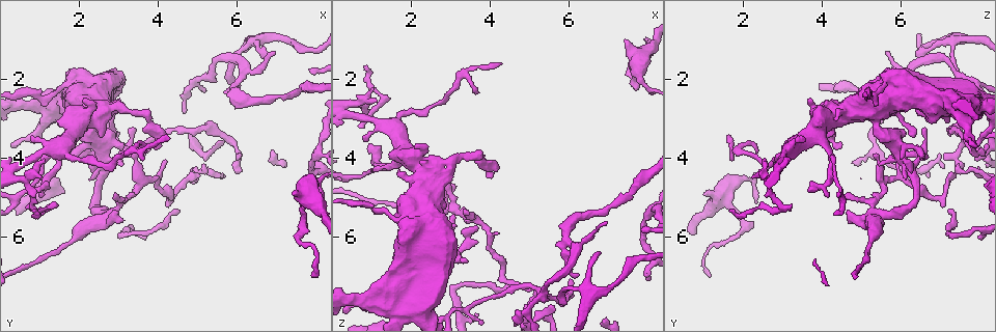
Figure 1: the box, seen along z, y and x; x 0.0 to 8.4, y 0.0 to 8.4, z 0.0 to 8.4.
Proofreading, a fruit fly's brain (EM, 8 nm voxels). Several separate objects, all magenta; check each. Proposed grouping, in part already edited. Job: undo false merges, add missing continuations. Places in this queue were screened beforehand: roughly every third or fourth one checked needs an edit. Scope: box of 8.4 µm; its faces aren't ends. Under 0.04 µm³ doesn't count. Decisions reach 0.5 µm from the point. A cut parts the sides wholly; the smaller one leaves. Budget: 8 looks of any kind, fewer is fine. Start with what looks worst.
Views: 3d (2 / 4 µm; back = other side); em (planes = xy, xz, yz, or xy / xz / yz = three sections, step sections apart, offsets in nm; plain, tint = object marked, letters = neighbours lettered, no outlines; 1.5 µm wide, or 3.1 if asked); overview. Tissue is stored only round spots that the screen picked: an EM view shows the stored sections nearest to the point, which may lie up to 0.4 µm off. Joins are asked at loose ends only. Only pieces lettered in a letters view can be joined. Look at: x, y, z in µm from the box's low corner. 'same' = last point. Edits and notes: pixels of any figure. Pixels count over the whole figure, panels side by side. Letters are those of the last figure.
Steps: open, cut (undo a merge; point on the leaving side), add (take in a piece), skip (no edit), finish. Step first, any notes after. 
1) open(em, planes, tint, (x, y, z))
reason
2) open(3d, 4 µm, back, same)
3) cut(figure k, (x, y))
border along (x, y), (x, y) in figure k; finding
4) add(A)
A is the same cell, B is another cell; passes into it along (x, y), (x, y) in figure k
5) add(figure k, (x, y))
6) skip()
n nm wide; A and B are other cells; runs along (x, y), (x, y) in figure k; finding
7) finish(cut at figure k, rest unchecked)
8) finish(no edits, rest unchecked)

open(em, xz, step 8, letters, (7.45, 4.90, 1.05))
an open end

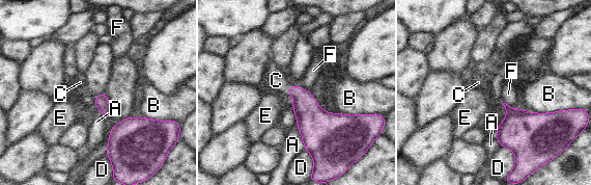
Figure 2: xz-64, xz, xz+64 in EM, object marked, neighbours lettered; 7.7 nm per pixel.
open(em, planes, letters, same)

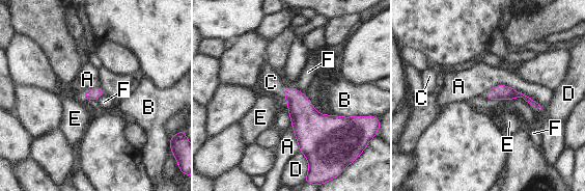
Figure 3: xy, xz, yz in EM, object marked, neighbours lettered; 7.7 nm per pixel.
add(C)
A touches over 460 nm; C is the same cell, A, B, D, E and F are other cells; passes into it along (94, 93), (85, 96), (78, 94) in figure 3; the cell continues

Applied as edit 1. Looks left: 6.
open(3d, 4 µm, (3.20, 3.75, 5.65))
an open end

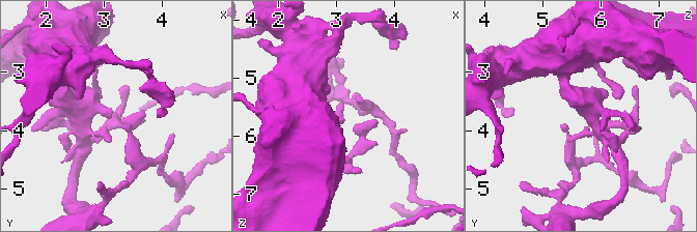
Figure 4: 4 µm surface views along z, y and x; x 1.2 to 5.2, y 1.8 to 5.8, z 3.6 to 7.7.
open(em, planes, plain, (3.15, 3.75, 5.70))

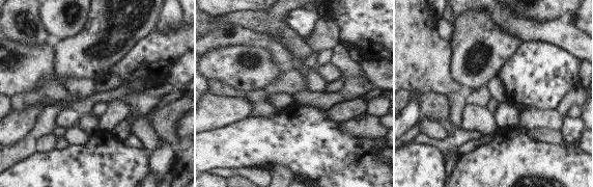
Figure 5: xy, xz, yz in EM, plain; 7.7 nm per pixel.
open(em, planes, letters, same)
what lies round it

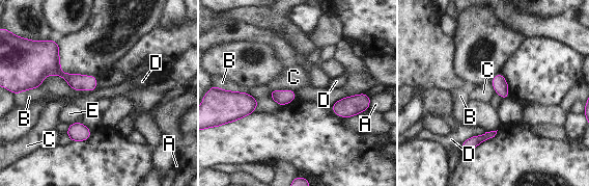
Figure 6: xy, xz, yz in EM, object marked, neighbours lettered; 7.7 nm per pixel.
skip()
D touches over 220 nm; A, B, C, D and E are other cells; border along (96, 77), (93, 90), (72, 89) in figure 6; none of them fits

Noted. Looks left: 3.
open(em, planes, tint, (1.15, 4.00, 2.60))
free end

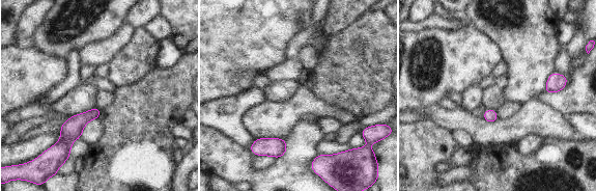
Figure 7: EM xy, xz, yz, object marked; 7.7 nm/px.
open(em, planes, letters, same)
what lies round it

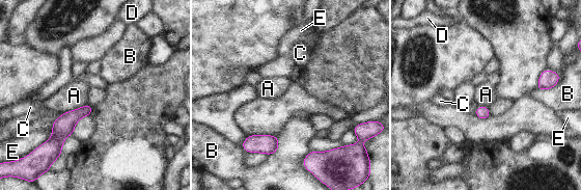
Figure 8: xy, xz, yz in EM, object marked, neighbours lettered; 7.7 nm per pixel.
skip()
A, B, C, D and E are other cells; border along (88, 103), (63, 113) in figure 8; no lettered piece goes on from it

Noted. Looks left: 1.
finish(add at figure 3, rest unchecked)

